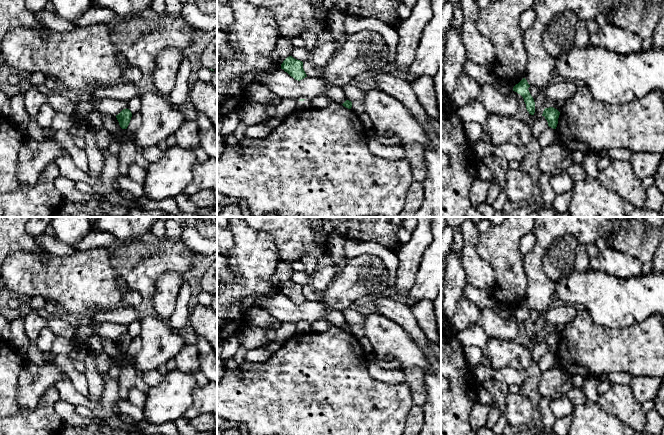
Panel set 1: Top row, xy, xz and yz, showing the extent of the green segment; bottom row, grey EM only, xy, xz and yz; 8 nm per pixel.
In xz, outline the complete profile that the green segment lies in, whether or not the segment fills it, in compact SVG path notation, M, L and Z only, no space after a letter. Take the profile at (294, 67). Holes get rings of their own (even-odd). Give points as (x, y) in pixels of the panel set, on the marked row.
M292 56L287 57L281 64L281 69L287 72L295 80L302 80L307 77L304 69L303 62L293 58Z

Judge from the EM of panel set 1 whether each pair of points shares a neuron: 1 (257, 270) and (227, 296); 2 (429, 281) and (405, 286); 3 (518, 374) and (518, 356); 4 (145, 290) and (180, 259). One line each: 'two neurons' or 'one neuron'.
1: one neuron
2: two neurons
3: two neurons
4: one neuron

